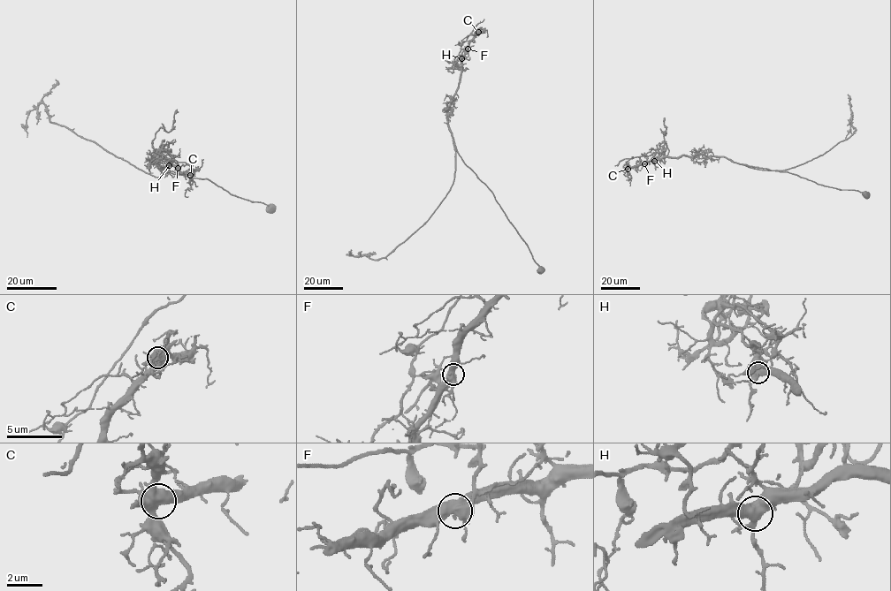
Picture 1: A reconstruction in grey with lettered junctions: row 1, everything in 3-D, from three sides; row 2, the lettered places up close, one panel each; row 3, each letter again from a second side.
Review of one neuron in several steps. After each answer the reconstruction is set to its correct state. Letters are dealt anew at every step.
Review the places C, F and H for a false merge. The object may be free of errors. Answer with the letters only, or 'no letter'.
F

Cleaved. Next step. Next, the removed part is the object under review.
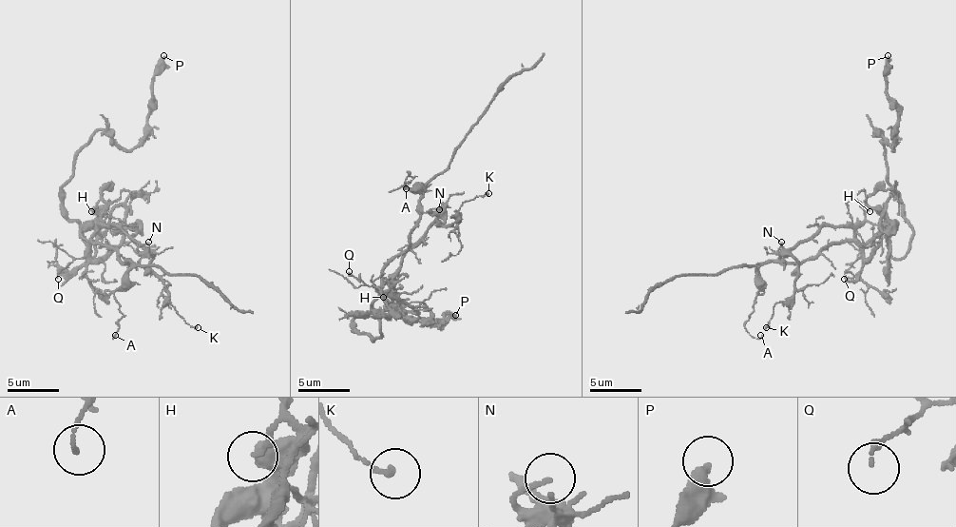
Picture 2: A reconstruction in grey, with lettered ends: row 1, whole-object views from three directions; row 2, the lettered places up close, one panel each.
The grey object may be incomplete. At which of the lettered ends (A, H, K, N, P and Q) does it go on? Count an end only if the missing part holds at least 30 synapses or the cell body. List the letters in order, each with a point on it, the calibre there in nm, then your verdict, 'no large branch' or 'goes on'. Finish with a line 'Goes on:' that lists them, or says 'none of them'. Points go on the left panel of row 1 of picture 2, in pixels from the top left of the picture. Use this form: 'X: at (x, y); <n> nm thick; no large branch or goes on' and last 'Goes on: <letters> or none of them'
A: at (115, 335); 100 nm thick; no large branch
H: at (91, 211); 130 nm thick; no large branch
K: at (198, 327); 140 nm thick; no large branch
N: at (148, 242); 120 nm thick; no large branch
P: at (163, 55); 320 nm thick; no large branch
Q: at (58, 279); 150 nm thick; no large branch
Goes on: none of them

